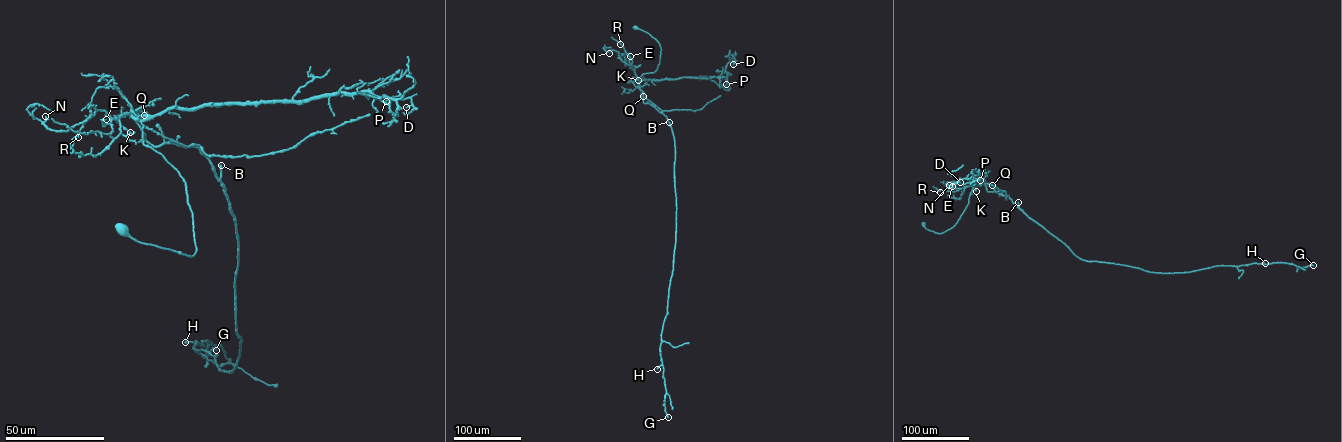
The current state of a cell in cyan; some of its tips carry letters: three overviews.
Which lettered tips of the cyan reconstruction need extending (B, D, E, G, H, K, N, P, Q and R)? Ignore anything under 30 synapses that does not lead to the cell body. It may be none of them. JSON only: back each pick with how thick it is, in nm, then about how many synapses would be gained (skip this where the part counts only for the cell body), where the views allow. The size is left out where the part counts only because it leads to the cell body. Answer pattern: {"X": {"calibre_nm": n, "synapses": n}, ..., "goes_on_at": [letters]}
{"goes_on_at": []}

